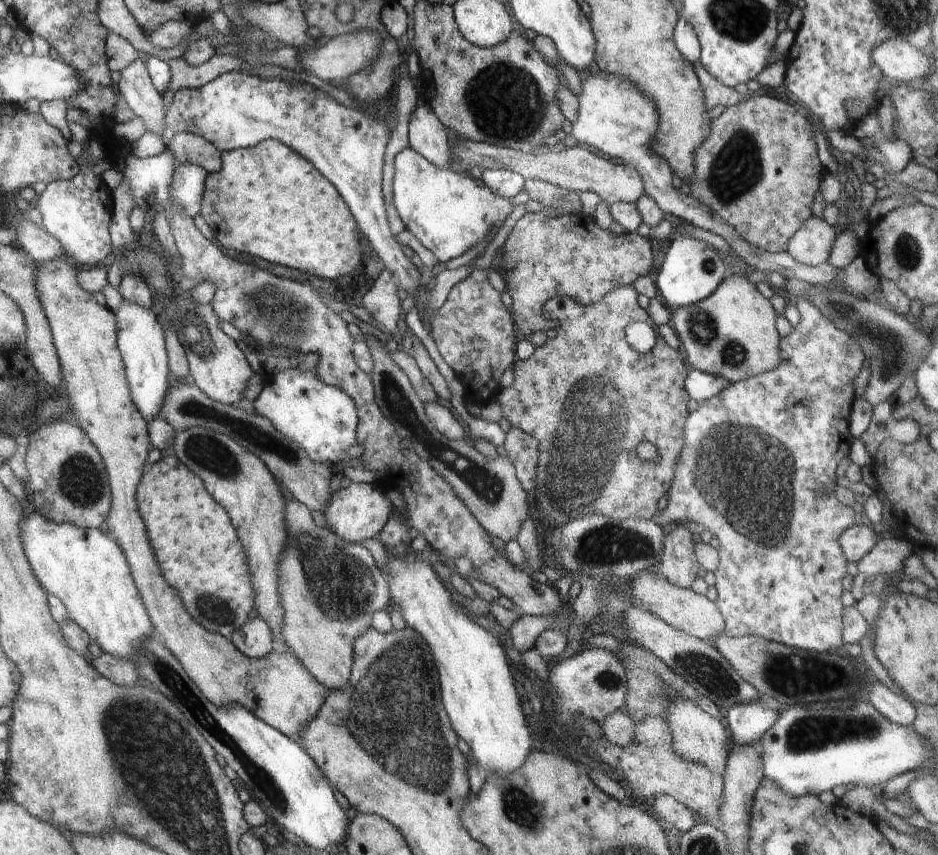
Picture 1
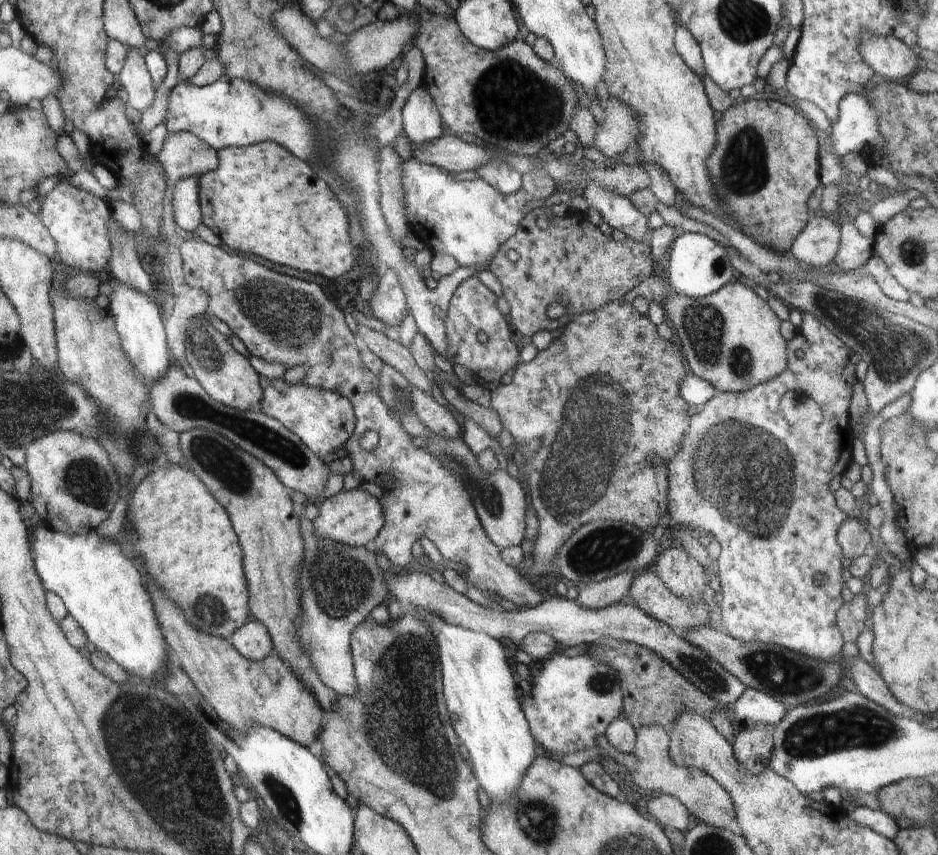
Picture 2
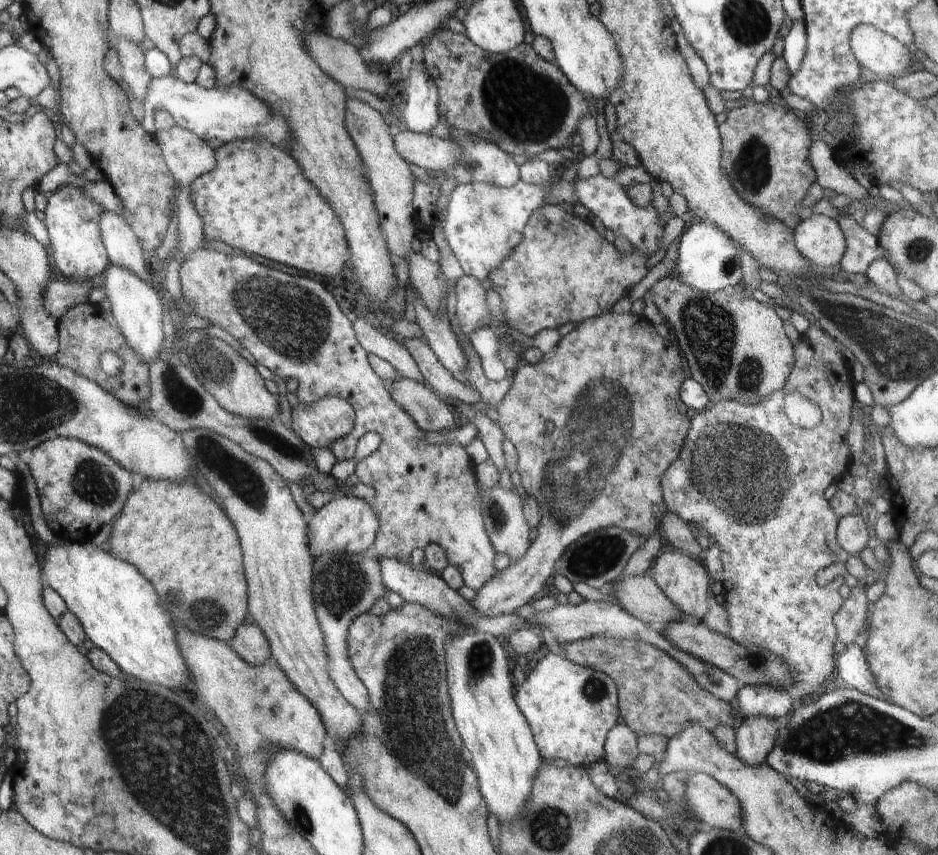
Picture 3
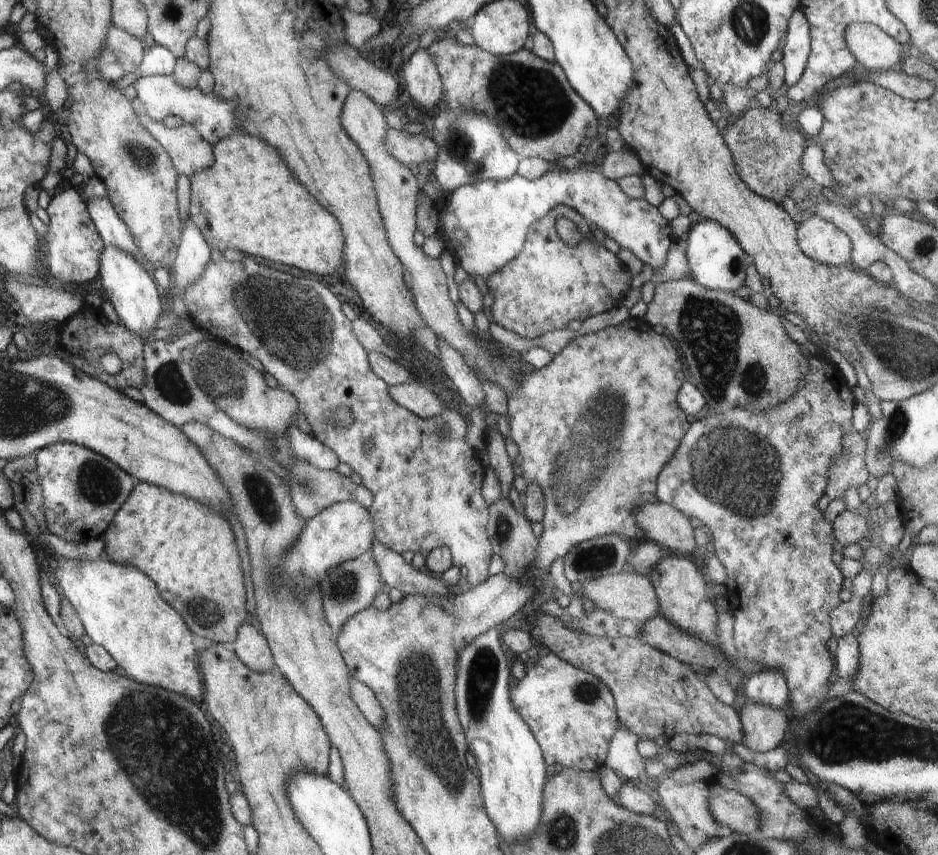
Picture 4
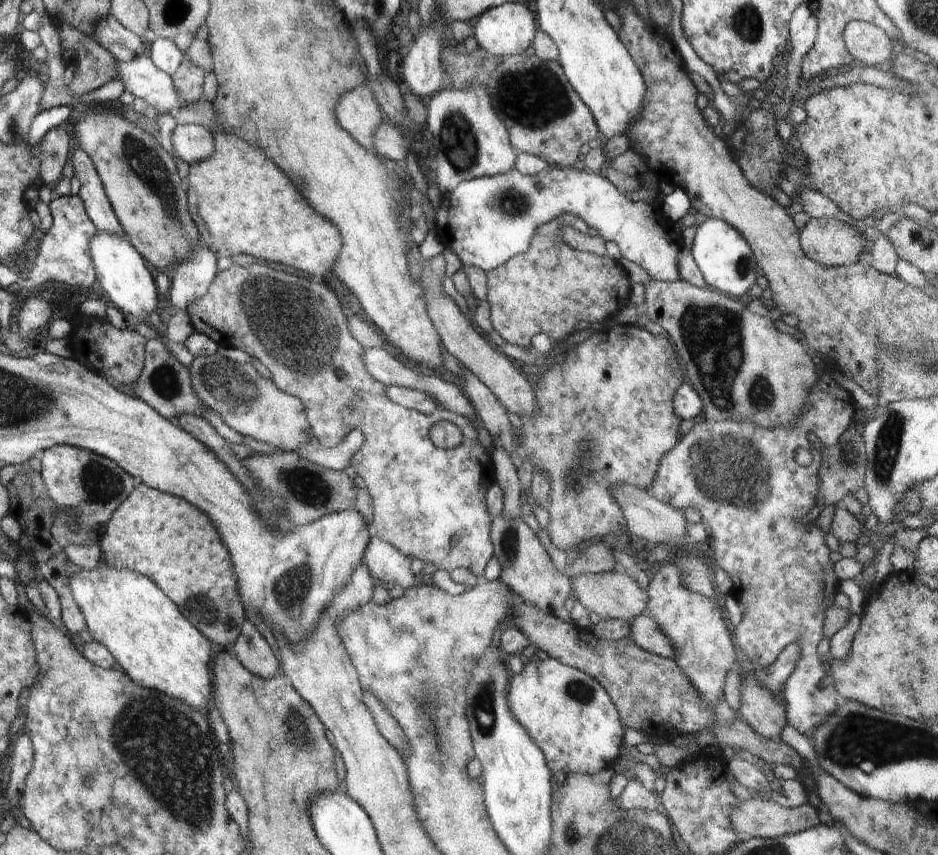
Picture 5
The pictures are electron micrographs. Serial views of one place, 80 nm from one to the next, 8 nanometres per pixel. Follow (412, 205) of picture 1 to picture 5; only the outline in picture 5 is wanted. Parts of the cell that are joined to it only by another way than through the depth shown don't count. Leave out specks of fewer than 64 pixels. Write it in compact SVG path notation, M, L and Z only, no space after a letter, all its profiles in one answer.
M551 165L546 170L540 171L535 175L522 174L515 166L511 168L510 171L505 172L503 175L494 175L494 176L485 176L478 177L475 179L470 179L460 183L453 191L443 193L442 200L443 203L440 207L440 218L439 218L439 226L437 228L437 232L439 238L442 240L445 247L450 248L456 256L461 260L462 264L470 264L472 266L478 266L478 268L482 268L485 272L491 271L496 267L499 267L501 264L507 262L508 259L511 259L514 254L522 254L522 252L526 252L526 248L528 248L528 244L530 244L530 240L532 240L532 234L534 234L542 225L548 224L551 220L554 220L556 217L559 217L561 214L570 213L576 216L579 216L588 226L592 226L592 228L596 228L598 230L599 235L605 240L612 240L612 242L616 242L620 248L621 256L630 260L630 262L634 262L634 264L638 264L640 268L643 268L648 272L652 279L655 281L679 281L680 278L680 262L678 258L680 258L680 250L682 247L682 234L681 230L676 228L675 222L670 220L670 218L664 216L662 214L662 210L659 205L652 206L644 201L634 201L627 200L625 196L610 182L604 174L596 174L590 170L580 170L580 169L567 169L560 168L556 165Z

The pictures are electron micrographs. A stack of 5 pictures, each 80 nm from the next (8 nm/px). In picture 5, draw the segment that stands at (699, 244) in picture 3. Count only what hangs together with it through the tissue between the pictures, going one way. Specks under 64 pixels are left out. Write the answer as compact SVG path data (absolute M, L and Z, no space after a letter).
M710 217L699 224L691 253L708 288L722 291L734 299L738 299L756 283L756 275L760 271L760 266L748 241L736 228L723 220Z

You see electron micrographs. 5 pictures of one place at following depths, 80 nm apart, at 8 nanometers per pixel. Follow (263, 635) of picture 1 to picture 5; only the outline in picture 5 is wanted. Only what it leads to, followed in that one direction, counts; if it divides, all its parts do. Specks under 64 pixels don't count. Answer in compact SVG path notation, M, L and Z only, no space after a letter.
M251 620L243 624L243 632L231 653L256 676L270 680L280 671L280 664L270 644Z

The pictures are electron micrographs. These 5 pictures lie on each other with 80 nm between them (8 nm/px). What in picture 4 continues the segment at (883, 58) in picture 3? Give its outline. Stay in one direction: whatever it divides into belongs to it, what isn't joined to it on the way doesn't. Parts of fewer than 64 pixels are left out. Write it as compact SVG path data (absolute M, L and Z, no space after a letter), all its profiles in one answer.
M850 23L845 41L859 69L881 71L902 65L901 43L873 24Z

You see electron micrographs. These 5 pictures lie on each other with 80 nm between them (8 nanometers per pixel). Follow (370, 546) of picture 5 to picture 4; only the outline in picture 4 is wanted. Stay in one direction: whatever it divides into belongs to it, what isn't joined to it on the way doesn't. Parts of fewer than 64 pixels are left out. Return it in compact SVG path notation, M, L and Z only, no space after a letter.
M375 542L371 552L386 589L397 588L403 595L434 593L452 596L442 579L414 569L400 554L390 548Z

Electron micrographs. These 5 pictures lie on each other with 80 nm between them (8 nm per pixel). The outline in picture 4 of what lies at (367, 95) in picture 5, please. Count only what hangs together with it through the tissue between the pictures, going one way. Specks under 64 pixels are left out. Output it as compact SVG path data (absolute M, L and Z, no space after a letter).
M351 90L346 101L342 108L342 114L340 114L342 127L368 162L378 210L382 216L383 230L386 230L388 244L394 254L398 256L403 269L410 273L410 278L412 278L411 294L419 315L435 334L438 334L442 340L446 340L452 348L456 348L462 354L462 358L473 370L480 372L482 380L488 380L488 382L504 388L507 394L514 392L520 386L519 365L510 365L504 362L500 356L494 356L466 330L459 319L455 303L450 299L447 278L439 260L426 256L423 250L414 243L413 238L417 230L417 201L421 191L414 169L395 160L384 146L384 136L389 130L389 125L385 120L385 109L376 105L364 92L358 90Z

